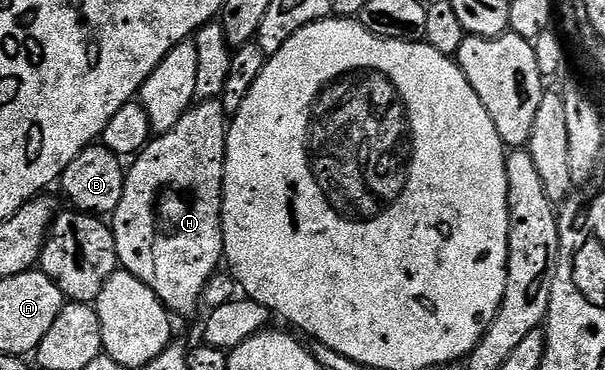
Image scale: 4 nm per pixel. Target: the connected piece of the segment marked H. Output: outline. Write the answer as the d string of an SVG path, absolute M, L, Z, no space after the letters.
M222 100L200 101L191 106L181 119L167 133L160 133L147 142L147 146L140 151L138 157L130 162L126 170L125 191L121 191L121 203L117 203L115 212L110 214L109 224L115 242L119 264L126 272L132 273L141 283L145 283L161 299L161 303L172 314L187 317L195 308L200 308L201 298L209 279L214 273L220 272L223 256L223 164L227 158L227 131L229 128L229 115L223 110Z

